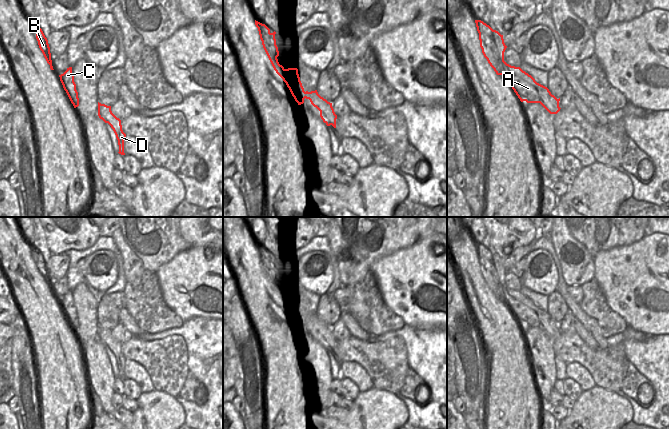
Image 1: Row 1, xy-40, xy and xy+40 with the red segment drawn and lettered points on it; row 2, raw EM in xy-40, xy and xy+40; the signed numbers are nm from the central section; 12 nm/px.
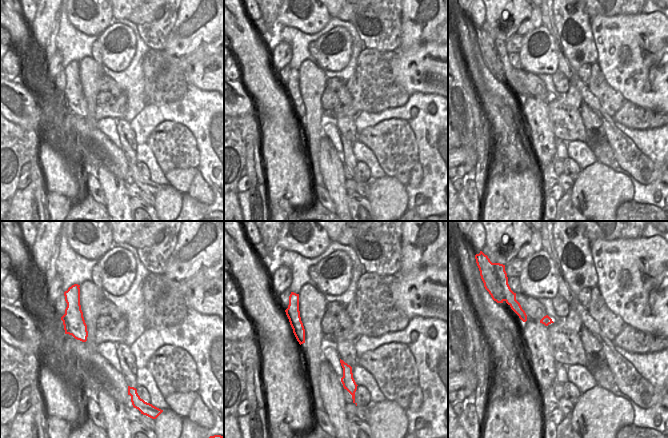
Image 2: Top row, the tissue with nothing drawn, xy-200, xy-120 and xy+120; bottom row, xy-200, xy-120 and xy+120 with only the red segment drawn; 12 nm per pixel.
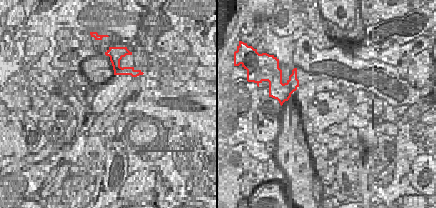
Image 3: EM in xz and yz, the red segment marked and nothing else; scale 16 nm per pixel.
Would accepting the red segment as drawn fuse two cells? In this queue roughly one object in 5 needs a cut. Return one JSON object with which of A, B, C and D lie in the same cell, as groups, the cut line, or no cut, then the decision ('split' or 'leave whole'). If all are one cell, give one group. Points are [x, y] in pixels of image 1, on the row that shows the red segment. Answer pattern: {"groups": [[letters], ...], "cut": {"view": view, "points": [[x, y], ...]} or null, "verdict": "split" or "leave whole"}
{"groups": [["A", "B", "D"], ["C"]], "cut": {"view": "xy", "points": [[292, 90], [295, 90], [301, 96], [299, 104]]}, "verdict": "split"}

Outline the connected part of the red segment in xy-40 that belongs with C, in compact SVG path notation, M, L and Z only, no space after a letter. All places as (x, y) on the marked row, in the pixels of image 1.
M72 67L67 68L67 70L59 75L60 81L66 91L71 103L74 108L79 106L78 92L76 90L76 84L74 82L74 75L72 73Z

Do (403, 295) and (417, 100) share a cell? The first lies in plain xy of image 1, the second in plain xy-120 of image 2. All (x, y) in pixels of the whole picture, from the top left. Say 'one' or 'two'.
two

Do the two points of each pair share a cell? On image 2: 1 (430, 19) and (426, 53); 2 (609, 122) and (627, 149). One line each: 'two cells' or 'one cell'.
1: two cells
2: one cell

